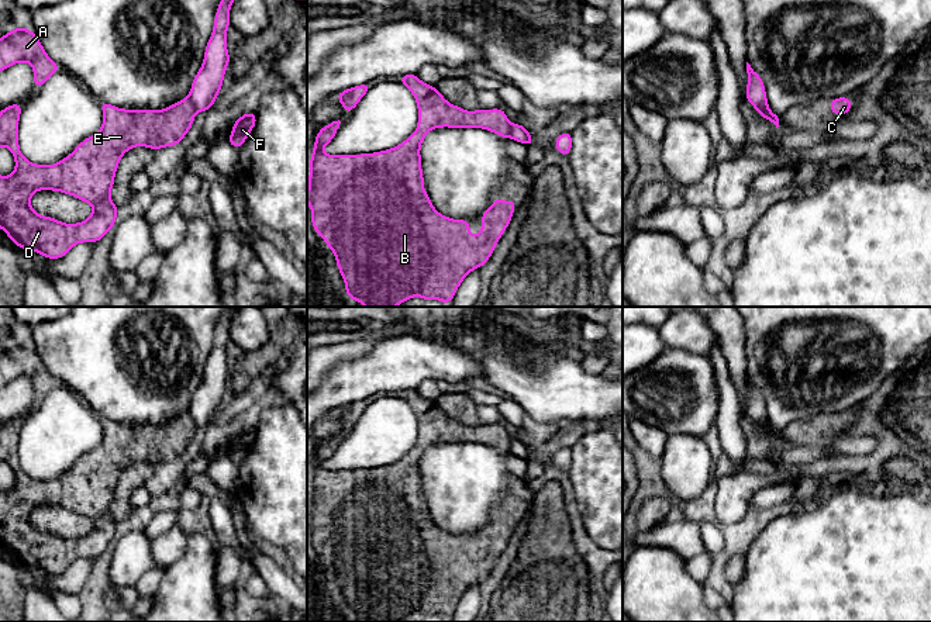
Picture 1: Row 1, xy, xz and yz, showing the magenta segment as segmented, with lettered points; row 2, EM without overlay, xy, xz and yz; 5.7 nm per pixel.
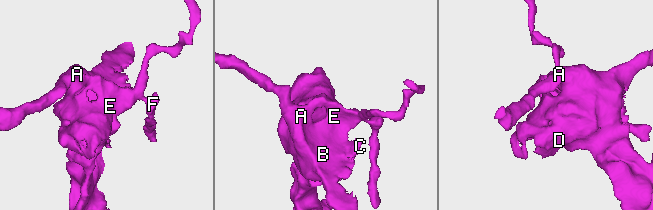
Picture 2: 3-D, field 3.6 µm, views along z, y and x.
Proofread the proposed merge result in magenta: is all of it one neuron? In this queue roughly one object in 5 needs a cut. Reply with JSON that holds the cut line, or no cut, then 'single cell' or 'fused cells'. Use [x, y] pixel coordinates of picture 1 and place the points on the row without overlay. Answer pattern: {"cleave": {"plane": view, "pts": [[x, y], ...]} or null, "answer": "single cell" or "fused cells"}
{"cleave": {"plane": "yz", "pts": [[754, 421], [769, 425]]}, "answer": "fused cells"}

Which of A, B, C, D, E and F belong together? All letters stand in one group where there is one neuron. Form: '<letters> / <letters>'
A B C D E / F

